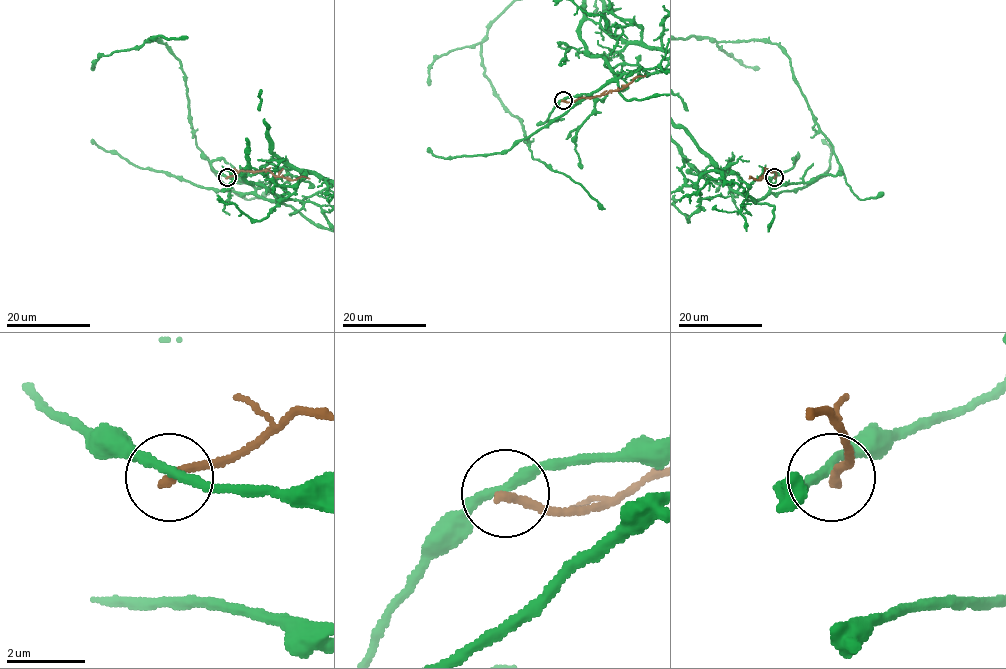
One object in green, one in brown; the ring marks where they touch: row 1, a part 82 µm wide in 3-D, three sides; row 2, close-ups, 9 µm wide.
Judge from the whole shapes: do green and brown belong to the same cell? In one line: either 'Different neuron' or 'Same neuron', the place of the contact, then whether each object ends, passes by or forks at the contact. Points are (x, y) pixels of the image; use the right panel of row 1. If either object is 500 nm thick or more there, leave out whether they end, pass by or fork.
Different neuron. Place: (774, 177). At the ring green passes by. At the ring brown ends

